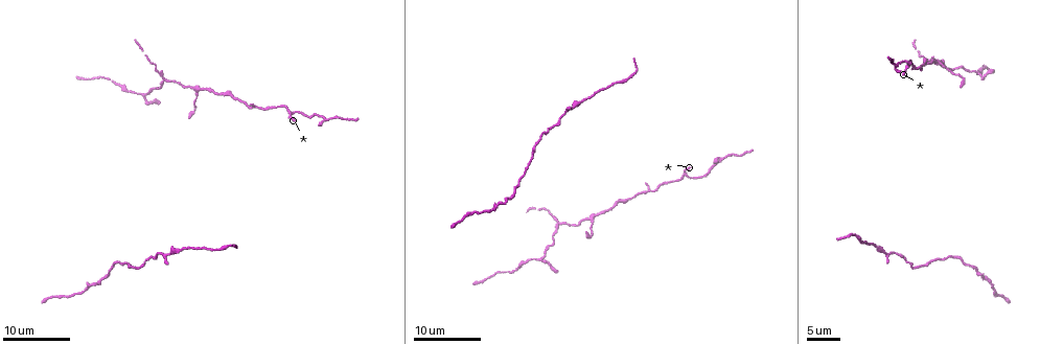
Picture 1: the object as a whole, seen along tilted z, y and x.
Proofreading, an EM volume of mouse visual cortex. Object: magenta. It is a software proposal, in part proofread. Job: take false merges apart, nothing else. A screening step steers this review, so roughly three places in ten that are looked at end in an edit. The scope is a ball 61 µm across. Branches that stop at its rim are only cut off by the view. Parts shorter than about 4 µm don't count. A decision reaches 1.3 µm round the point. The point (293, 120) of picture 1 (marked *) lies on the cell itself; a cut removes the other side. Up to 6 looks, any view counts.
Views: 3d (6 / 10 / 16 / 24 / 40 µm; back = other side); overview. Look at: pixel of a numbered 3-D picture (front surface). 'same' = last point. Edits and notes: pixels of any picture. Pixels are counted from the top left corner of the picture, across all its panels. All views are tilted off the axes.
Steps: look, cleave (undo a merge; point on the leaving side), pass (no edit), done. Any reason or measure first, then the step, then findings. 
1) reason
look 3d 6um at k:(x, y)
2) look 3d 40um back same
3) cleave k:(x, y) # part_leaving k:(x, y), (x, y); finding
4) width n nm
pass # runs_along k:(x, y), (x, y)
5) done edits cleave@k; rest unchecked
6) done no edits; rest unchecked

a fork
look 3d 24um at 1:(292, 112)

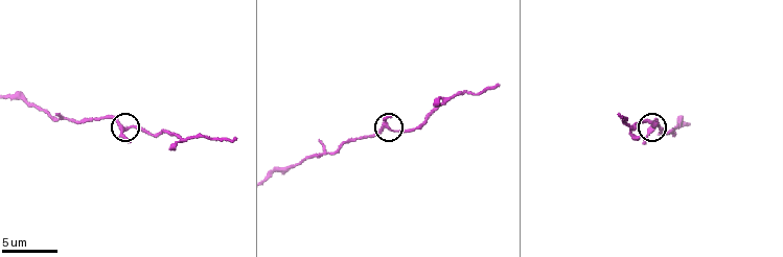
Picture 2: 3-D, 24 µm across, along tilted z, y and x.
look 3d 10um at 2:(651, 129)

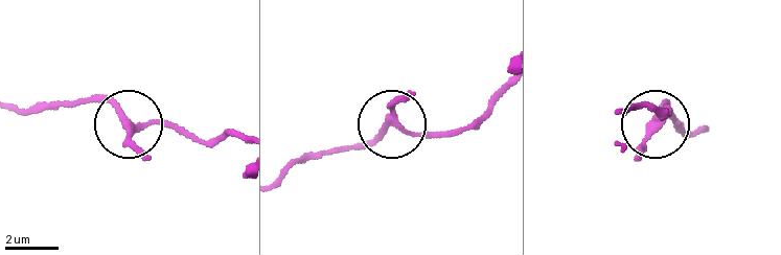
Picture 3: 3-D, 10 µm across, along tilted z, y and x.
arms 3
pass # runs_along 3:(407, 92), (398, 126), (450, 131); all the same cell

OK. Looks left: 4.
look 3d 16um at 1:(591, 222)

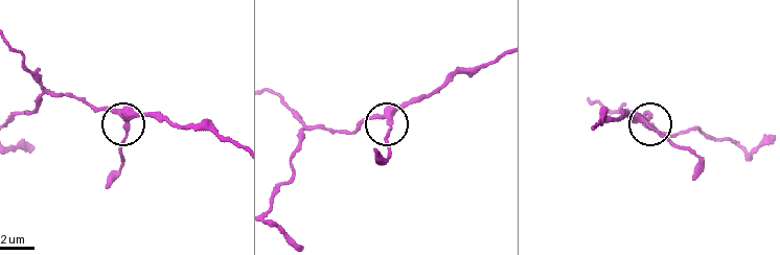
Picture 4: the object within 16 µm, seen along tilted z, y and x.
look 3d 10um at 4:(390, 120)

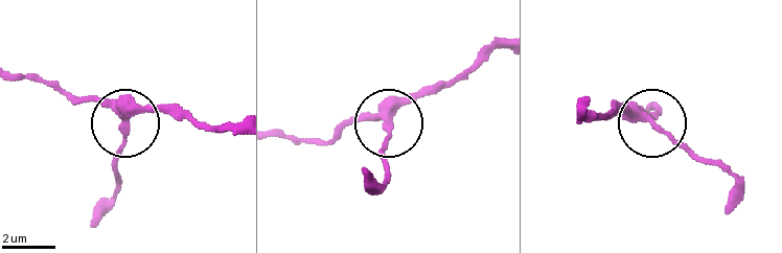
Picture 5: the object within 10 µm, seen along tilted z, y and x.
pass # runs_along 5:(582, 120), (627, 111), (665, 128), (703, 163); all the same cell

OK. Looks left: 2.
side arm on a straight run
look 3d 16um at 1:(165, 81)

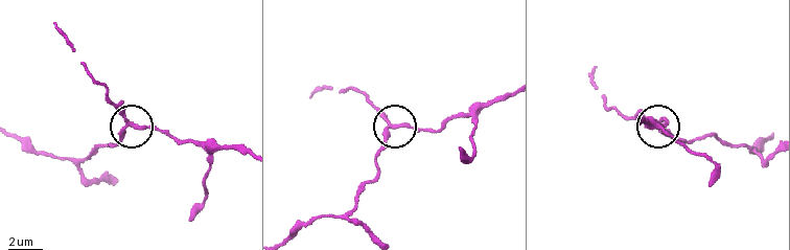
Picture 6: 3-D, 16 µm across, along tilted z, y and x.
look 3d 10um at 6:(389, 125)

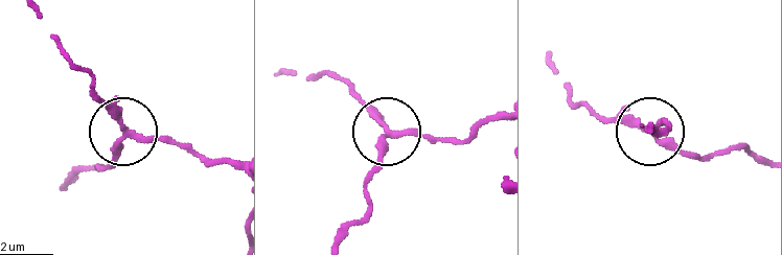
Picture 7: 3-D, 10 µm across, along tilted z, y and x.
side_arm 9 um; arms 3
pass # one cell here

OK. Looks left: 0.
done no edits; rest unchecked

